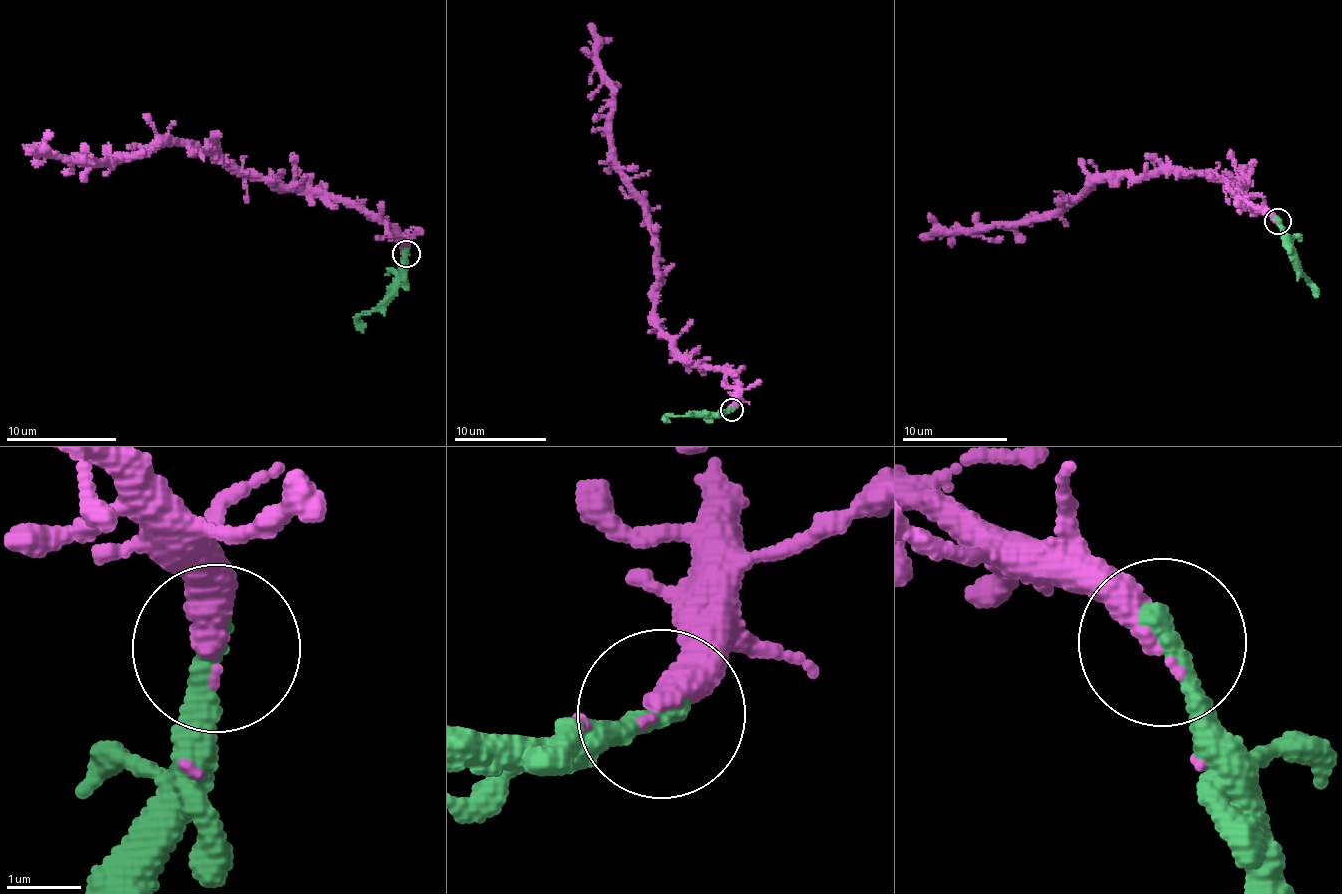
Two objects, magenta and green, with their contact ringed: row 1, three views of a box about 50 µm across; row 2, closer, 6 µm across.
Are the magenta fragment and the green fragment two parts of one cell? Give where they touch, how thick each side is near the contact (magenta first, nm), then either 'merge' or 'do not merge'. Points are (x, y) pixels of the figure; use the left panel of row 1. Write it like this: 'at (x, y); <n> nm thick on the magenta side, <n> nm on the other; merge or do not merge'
at (406, 253); 440 nm thick on the magenta side, 360 nm on the other; merge

